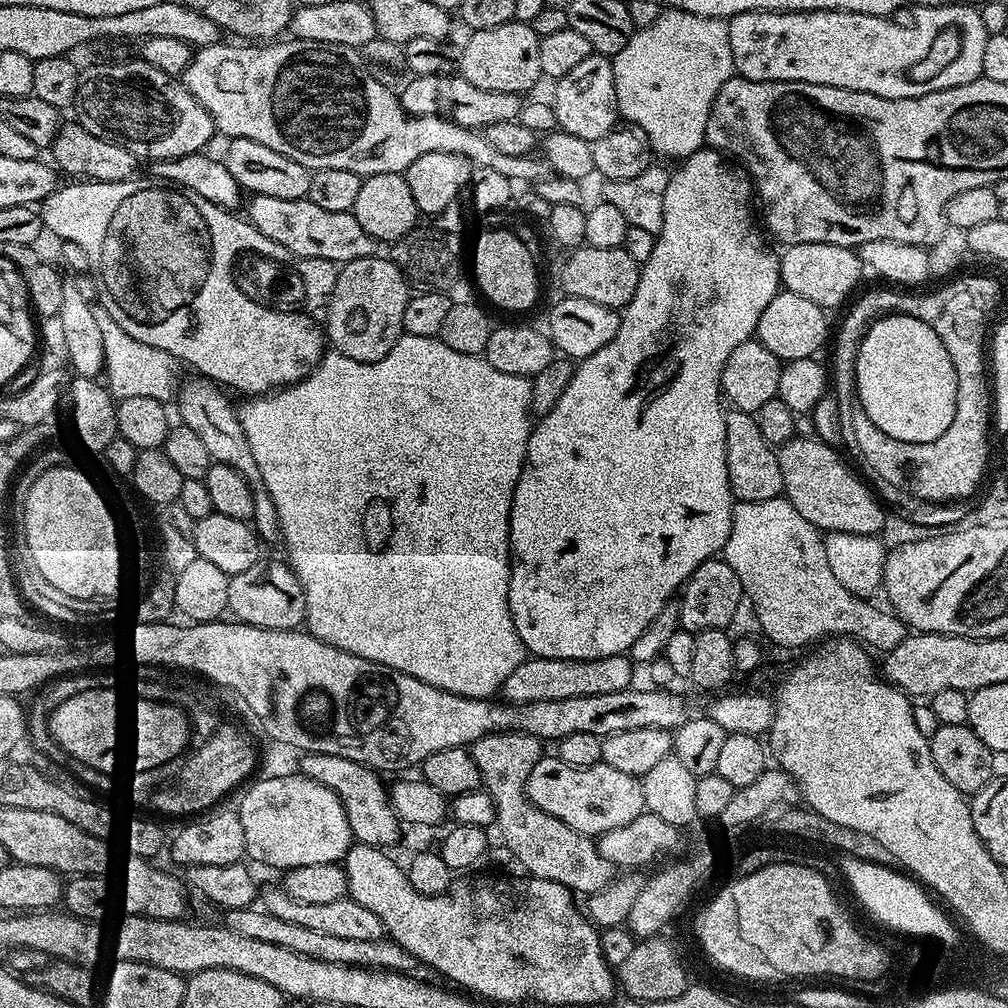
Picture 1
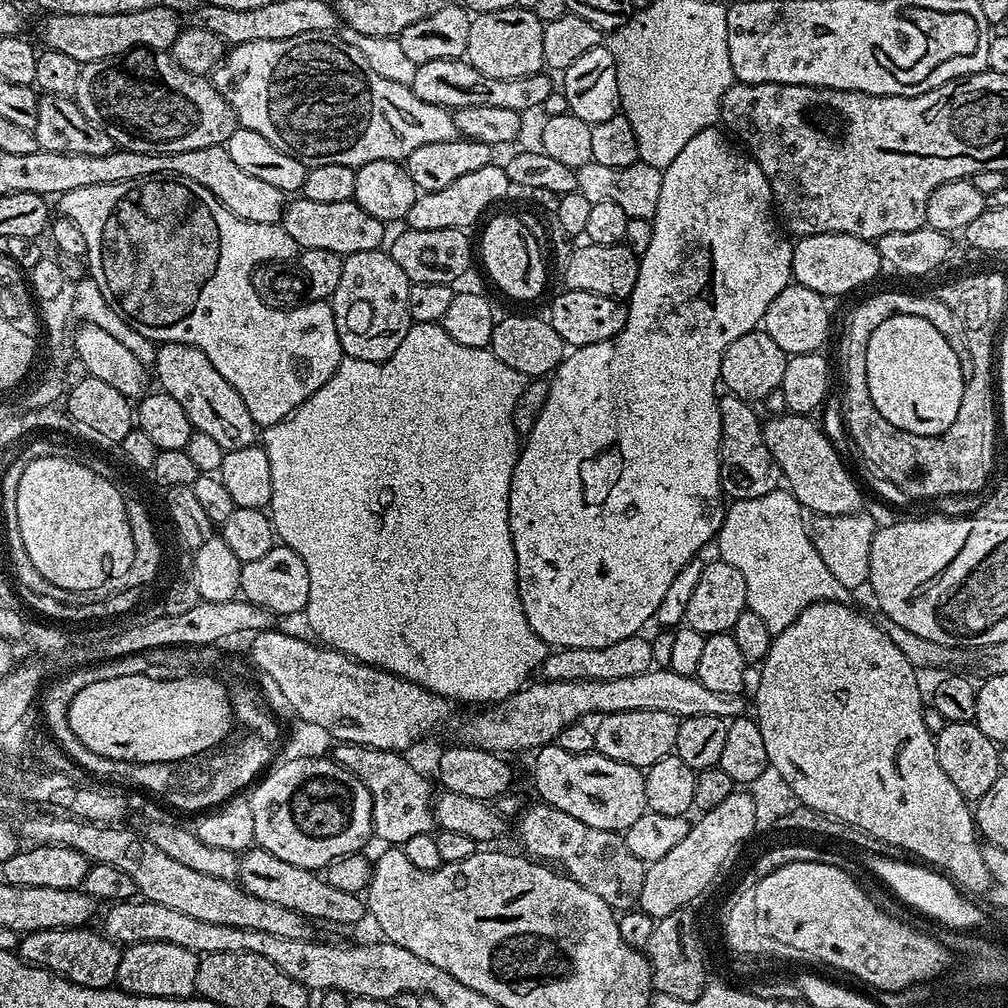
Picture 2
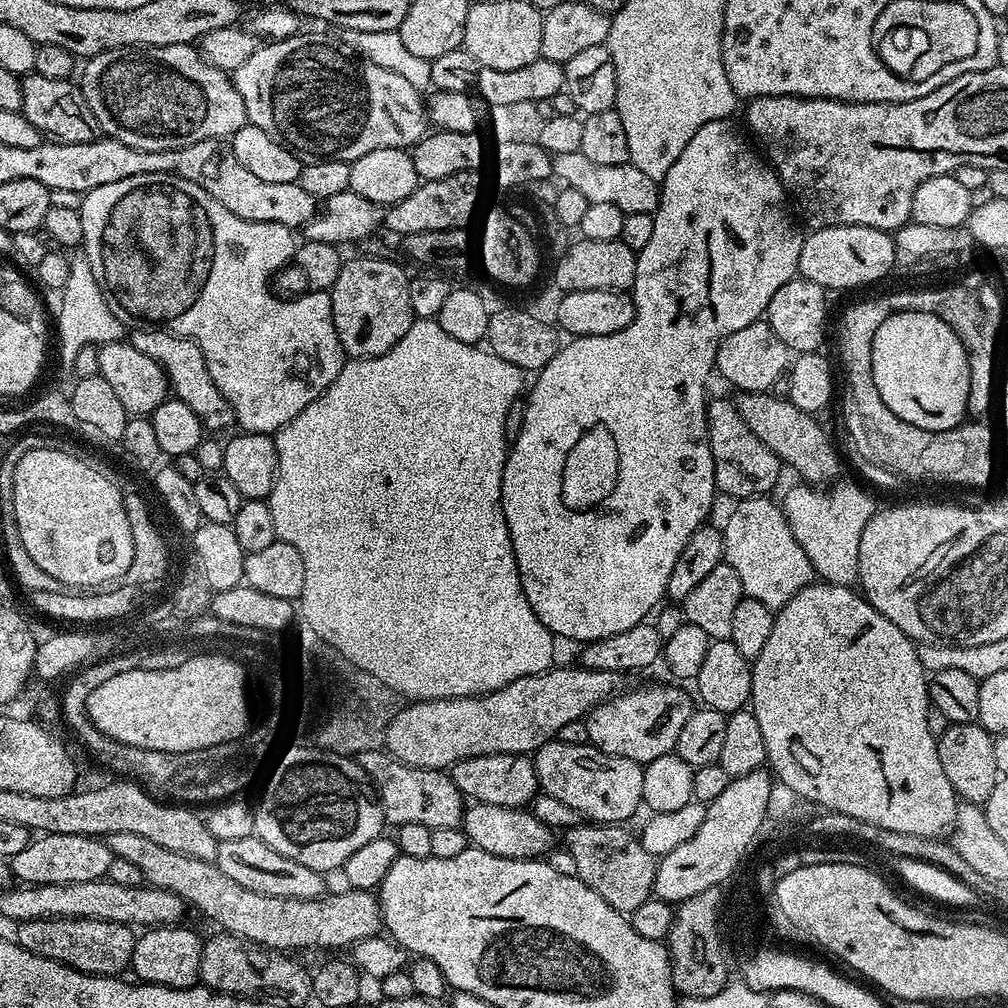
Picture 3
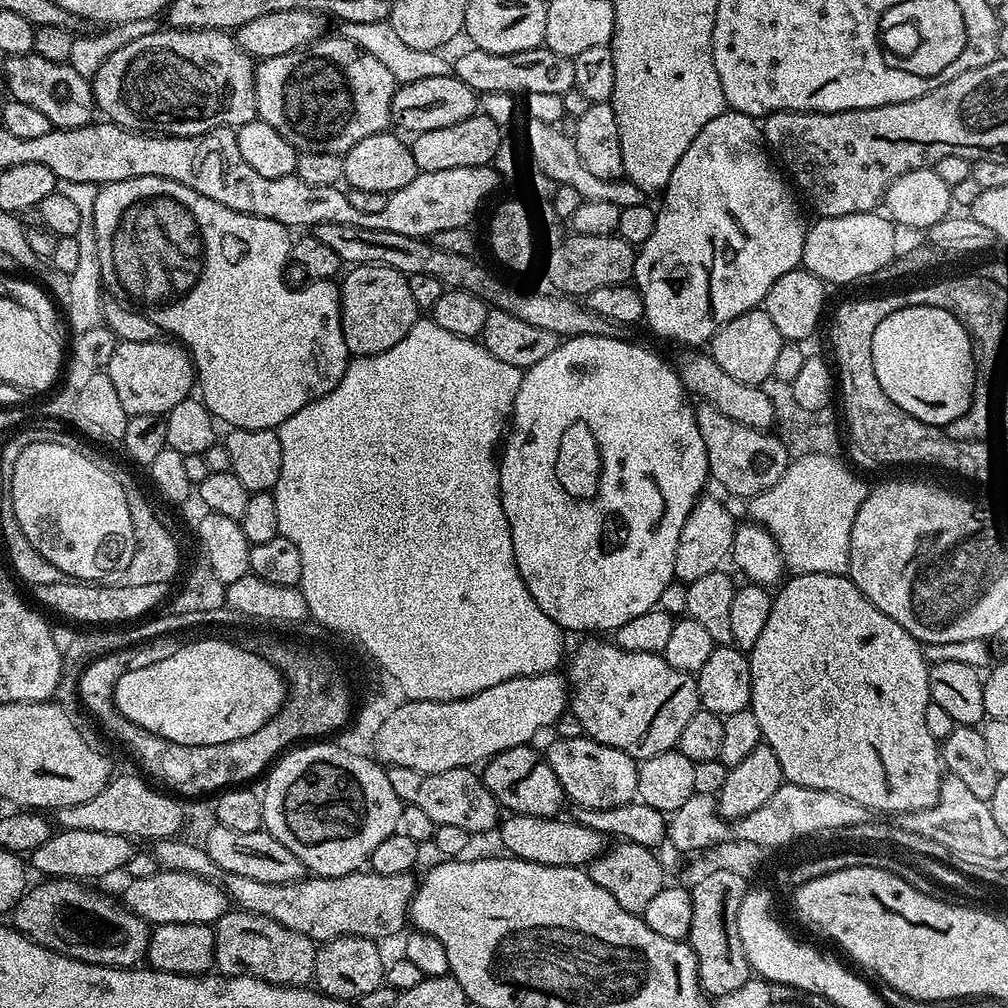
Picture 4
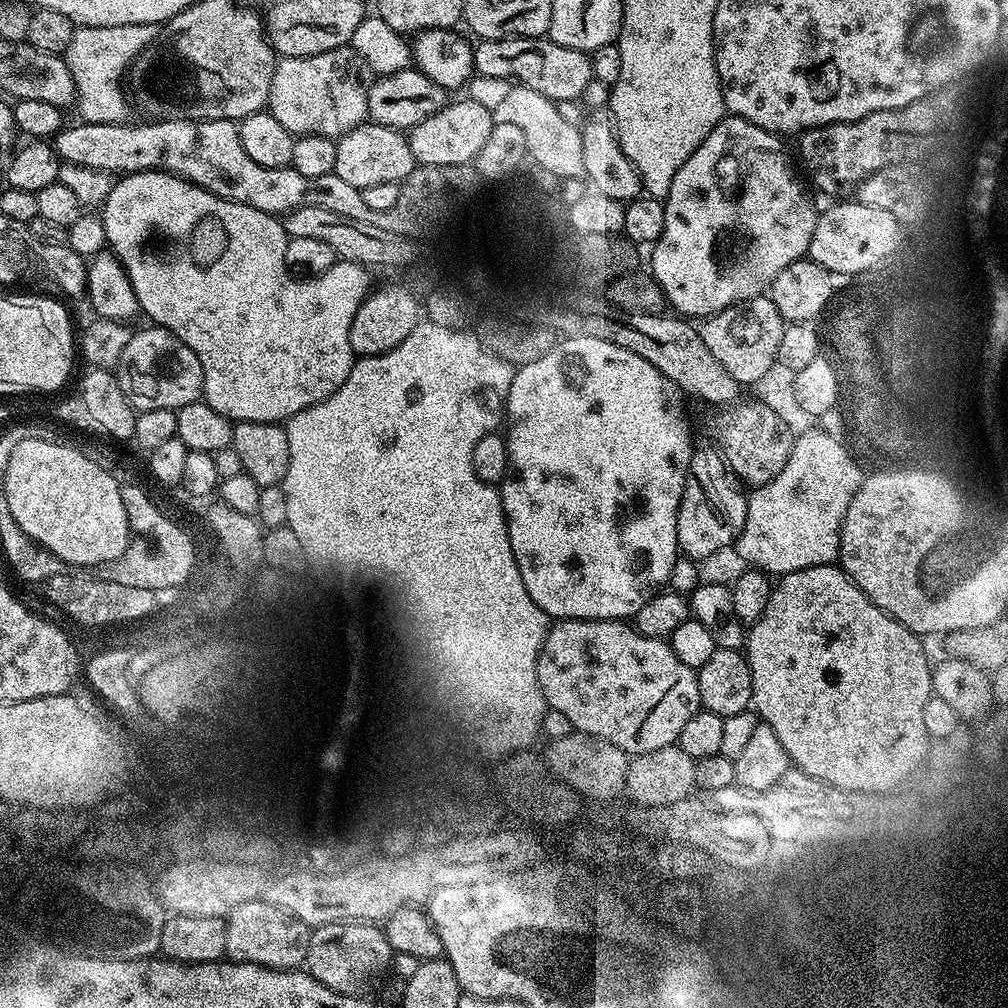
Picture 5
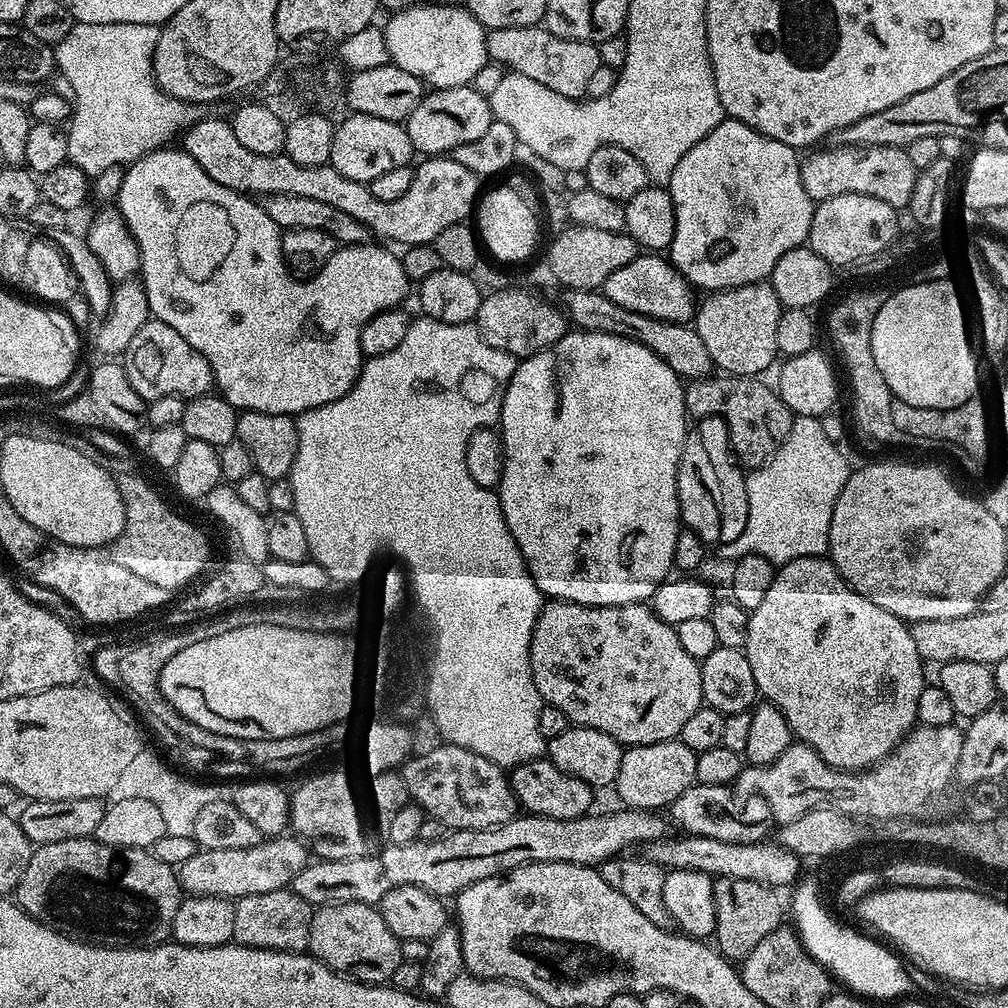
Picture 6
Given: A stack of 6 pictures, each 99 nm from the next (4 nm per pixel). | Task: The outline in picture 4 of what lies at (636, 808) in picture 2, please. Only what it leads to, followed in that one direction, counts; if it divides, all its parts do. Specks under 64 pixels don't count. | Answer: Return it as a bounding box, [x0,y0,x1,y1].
[546,736,638,808]

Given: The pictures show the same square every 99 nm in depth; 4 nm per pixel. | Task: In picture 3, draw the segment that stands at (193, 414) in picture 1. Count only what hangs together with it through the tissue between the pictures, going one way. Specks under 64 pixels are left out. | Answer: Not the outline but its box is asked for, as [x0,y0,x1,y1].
[130,326,236,434]

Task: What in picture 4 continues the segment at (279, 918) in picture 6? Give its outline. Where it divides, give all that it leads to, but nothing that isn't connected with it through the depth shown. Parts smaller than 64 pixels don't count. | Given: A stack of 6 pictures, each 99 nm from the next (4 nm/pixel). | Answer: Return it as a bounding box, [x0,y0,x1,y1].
[214,910,317,988]

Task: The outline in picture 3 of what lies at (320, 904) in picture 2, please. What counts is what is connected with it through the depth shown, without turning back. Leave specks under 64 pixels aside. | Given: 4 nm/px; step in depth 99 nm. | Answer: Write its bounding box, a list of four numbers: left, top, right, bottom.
[214,834,325,900]

